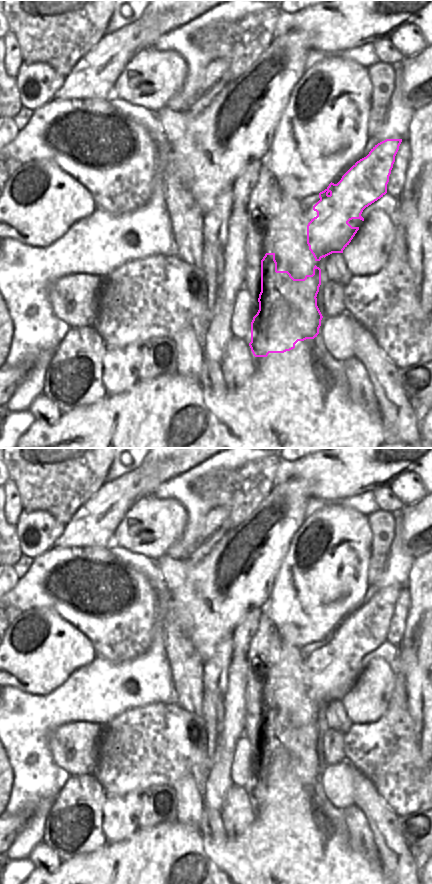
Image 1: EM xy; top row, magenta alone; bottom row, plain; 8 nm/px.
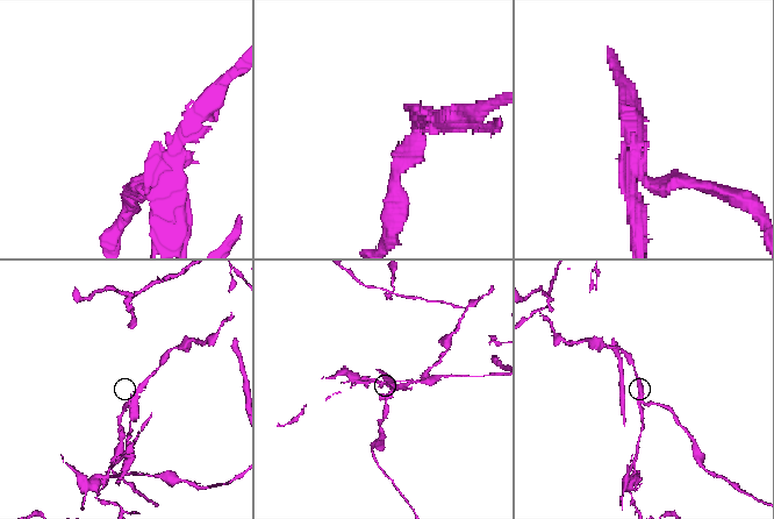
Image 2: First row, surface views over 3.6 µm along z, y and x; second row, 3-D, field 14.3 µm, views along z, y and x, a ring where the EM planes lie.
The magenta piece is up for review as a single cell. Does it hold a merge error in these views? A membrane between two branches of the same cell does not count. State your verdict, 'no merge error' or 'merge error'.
merge error

